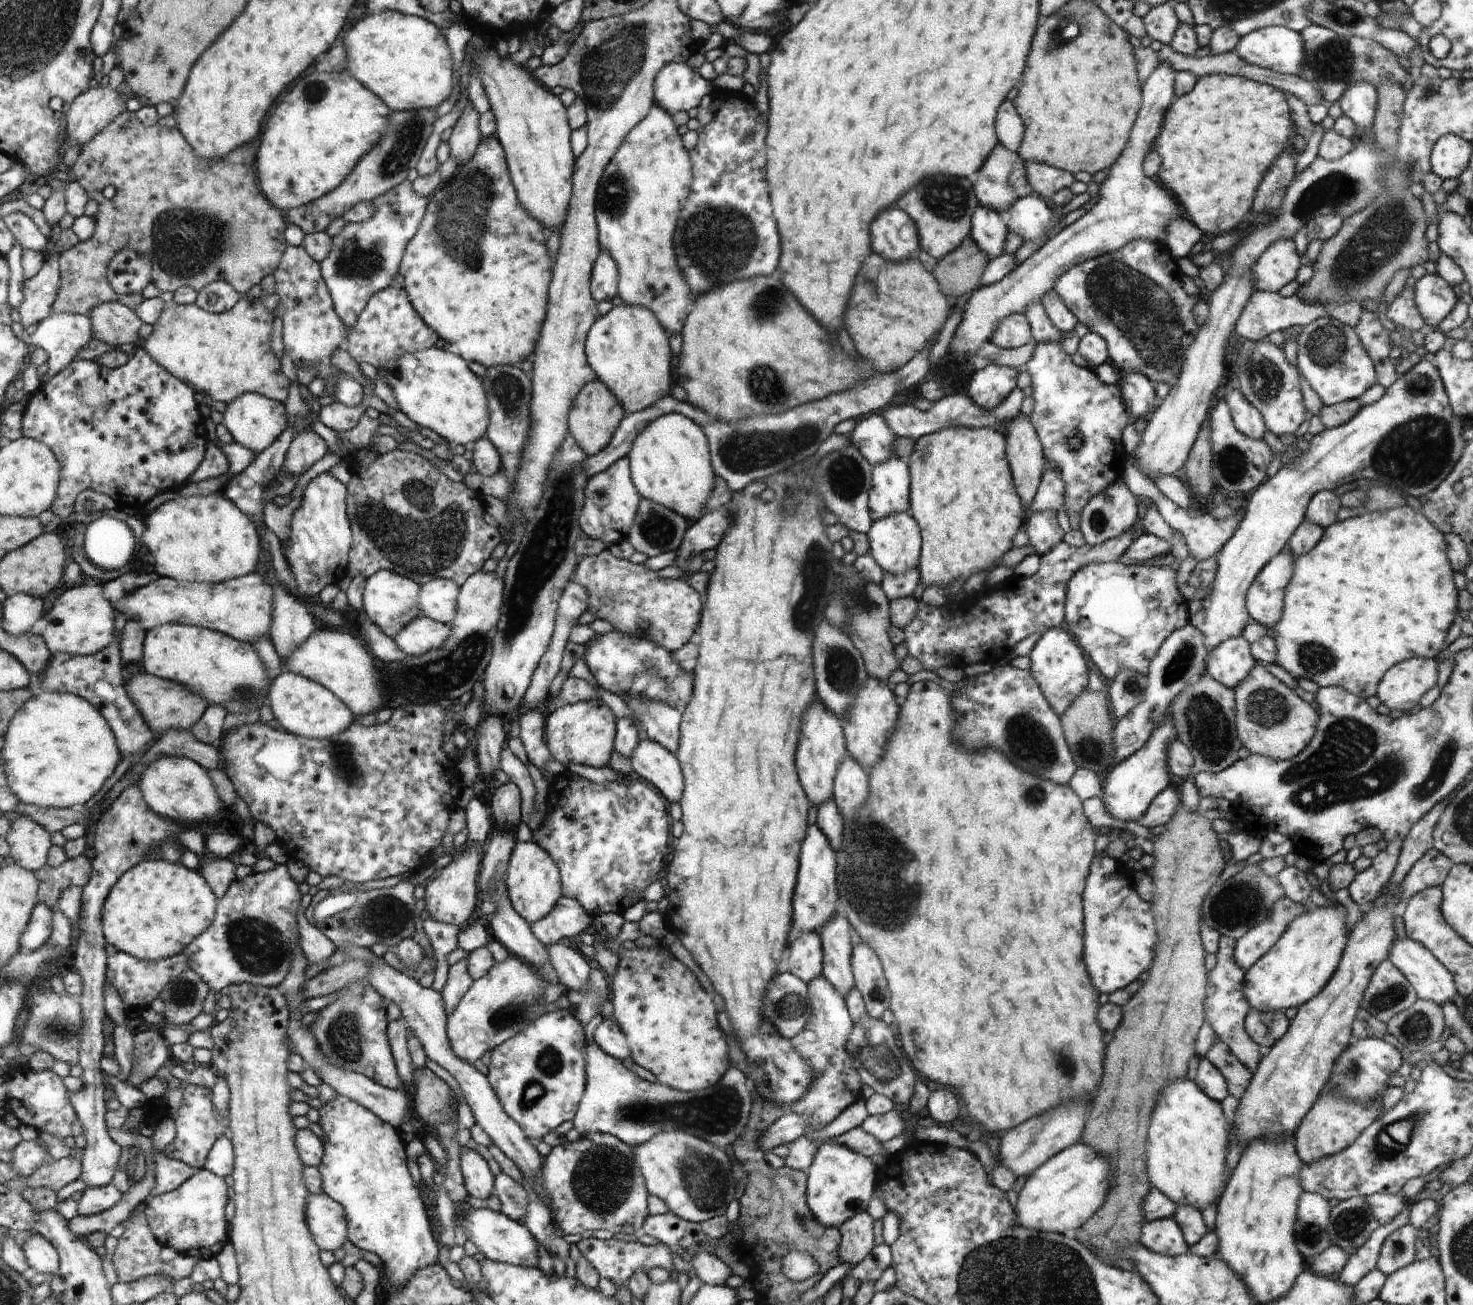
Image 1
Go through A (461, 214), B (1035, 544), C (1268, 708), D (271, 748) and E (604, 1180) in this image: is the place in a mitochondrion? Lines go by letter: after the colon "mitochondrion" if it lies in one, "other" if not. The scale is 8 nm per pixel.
A: mitochondrion
B: other
C: mitochondrion
D: other
E: mitochondrion

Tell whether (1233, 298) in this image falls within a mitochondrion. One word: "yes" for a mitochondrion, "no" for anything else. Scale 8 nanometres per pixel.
no

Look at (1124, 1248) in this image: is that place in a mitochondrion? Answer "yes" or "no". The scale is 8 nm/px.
no

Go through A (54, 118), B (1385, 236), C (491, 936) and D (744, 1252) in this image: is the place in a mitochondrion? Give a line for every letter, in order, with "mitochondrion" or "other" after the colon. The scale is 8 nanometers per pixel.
A: other
B: mitochondrion
C: other
D: other

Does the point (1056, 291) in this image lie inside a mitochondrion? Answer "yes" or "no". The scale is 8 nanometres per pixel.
no

